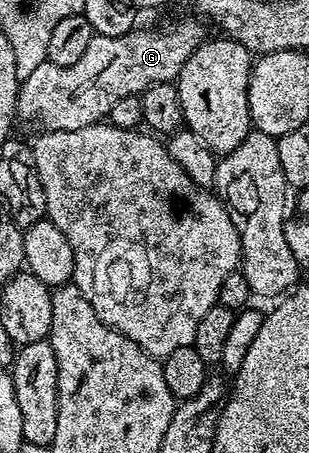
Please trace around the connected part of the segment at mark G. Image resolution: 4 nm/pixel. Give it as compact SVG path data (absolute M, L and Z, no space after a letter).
M193 19L178 20L159 32L135 30L116 38L94 35L92 42L88 42L88 50L84 50L83 56L72 62L72 66L56 66L49 62L36 66L36 70L32 70L32 74L28 74L28 78L19 83L17 119L35 120L36 123L43 124L43 129L51 132L84 130L84 126L103 123L109 117L112 106L120 102L120 98L137 96L148 90L148 86L156 86L156 82L177 81L184 62L192 58L194 51L208 36L205 28L207 25L201 19Z

